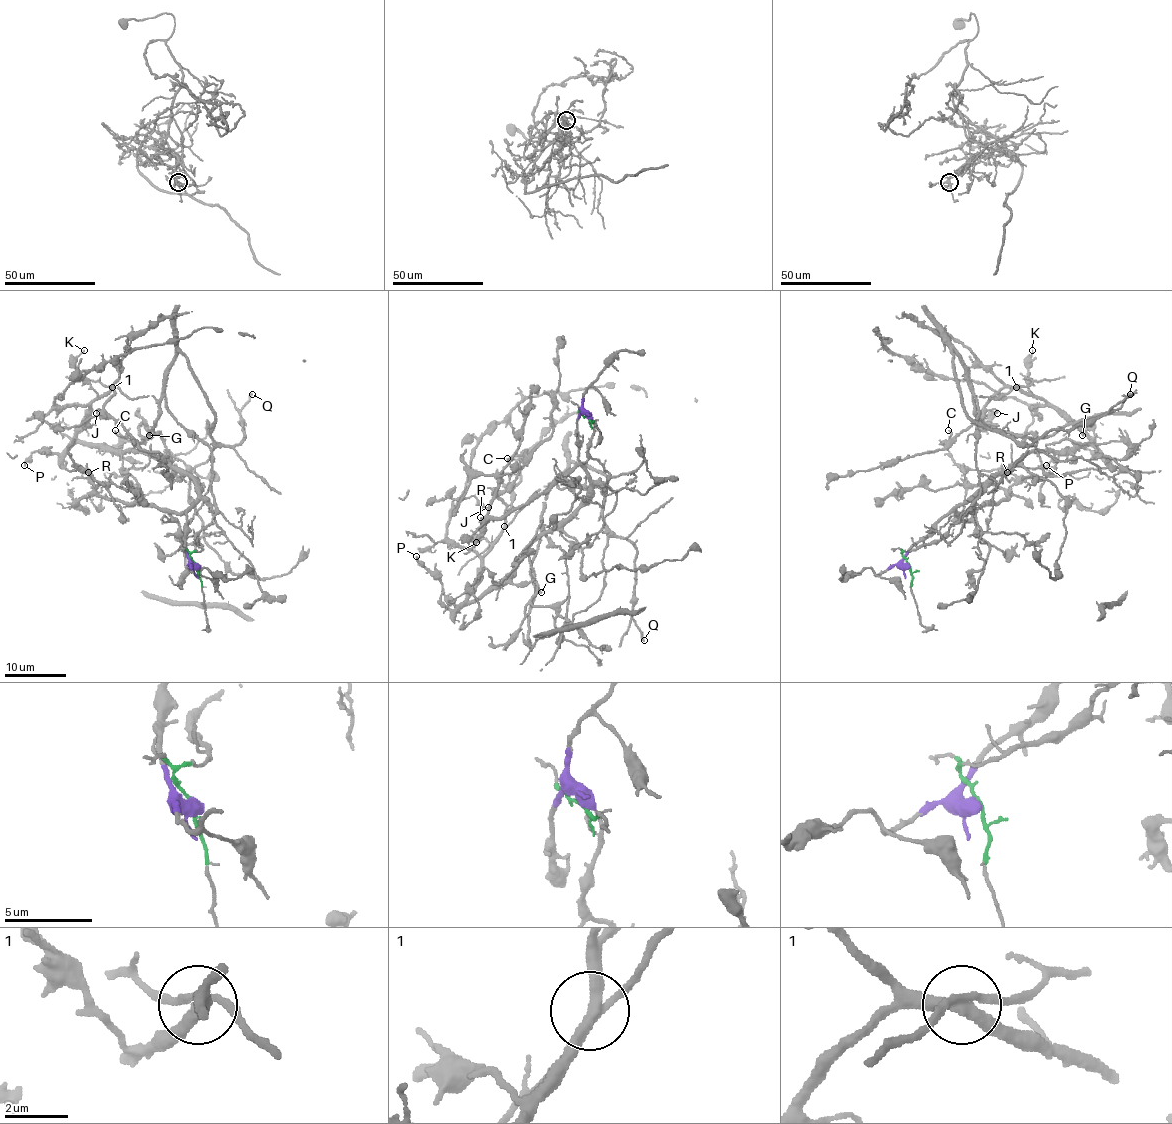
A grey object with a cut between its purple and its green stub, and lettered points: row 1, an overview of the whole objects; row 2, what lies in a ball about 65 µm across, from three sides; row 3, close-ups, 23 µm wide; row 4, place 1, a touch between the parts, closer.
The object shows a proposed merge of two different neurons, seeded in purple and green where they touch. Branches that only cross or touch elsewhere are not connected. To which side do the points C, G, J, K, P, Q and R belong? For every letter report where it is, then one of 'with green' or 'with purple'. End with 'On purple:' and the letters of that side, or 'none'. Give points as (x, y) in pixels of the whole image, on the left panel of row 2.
C: place (115, 430); with purple
G: place (149, 435); with green
J: place (96, 413); with purple
K: place (84, 350); with purple
P: place (24, 465); with purple
Q: place (252, 394); with green
R: place (88, 472); with purple
On purple: C, J, K, P, R

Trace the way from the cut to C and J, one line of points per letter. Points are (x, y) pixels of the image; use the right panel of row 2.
C: (908, 566), (913, 546), (1009, 466), (1090, 441), (1016, 387), (1002, 387), (953, 438), (948, 430)
J: (908, 566), (913, 546), (1009, 466), (1090, 441), (1016, 387), (1002, 387), (985, 407), (996, 413)

